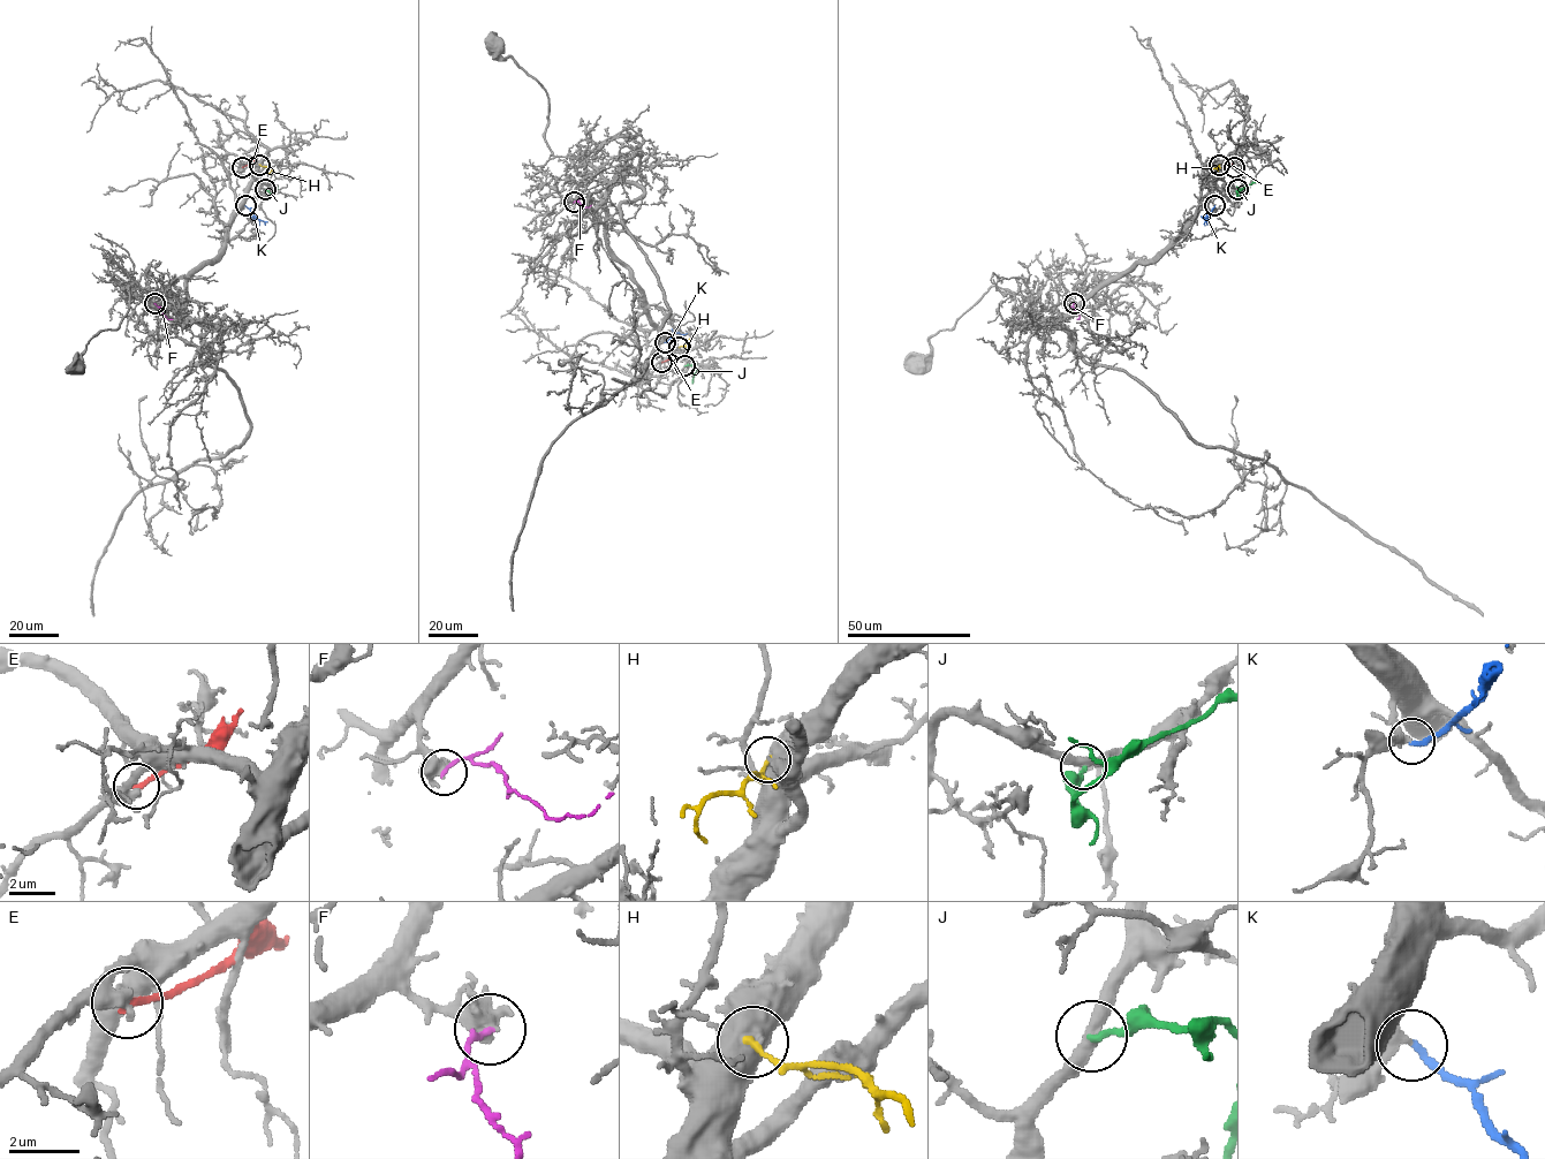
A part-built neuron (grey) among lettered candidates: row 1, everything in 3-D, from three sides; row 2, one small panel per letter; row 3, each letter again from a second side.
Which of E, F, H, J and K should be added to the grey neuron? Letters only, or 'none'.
F, K

